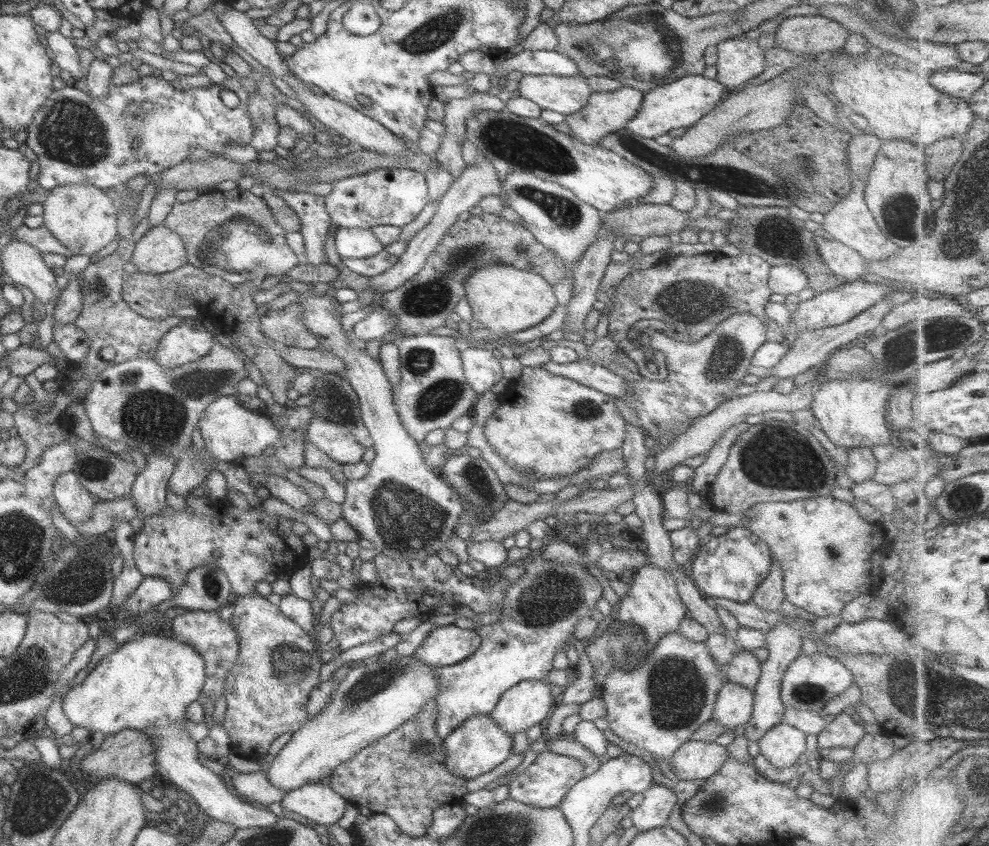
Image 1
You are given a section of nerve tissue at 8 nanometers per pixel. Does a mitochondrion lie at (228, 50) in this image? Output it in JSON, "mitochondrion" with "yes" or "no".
{"mitochondrion":"no"}

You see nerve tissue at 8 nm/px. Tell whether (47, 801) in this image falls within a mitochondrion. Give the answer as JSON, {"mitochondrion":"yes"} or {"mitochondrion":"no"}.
{"mitochondrion":"yes"}

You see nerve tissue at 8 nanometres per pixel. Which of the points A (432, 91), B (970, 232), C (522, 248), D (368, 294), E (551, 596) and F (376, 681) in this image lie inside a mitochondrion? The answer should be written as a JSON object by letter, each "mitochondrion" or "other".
{"A":"other","B":"mitochondrion","C":"mitochondrion","D":"other","E":"mitochondrion","F":"mitochondrion"}

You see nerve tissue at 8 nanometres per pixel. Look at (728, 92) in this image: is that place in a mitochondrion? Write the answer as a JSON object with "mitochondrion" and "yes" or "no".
{"mitochondrion":"no"}

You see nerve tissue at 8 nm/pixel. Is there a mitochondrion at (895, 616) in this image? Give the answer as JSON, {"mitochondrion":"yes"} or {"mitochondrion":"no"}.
{"mitochondrion":"no"}

